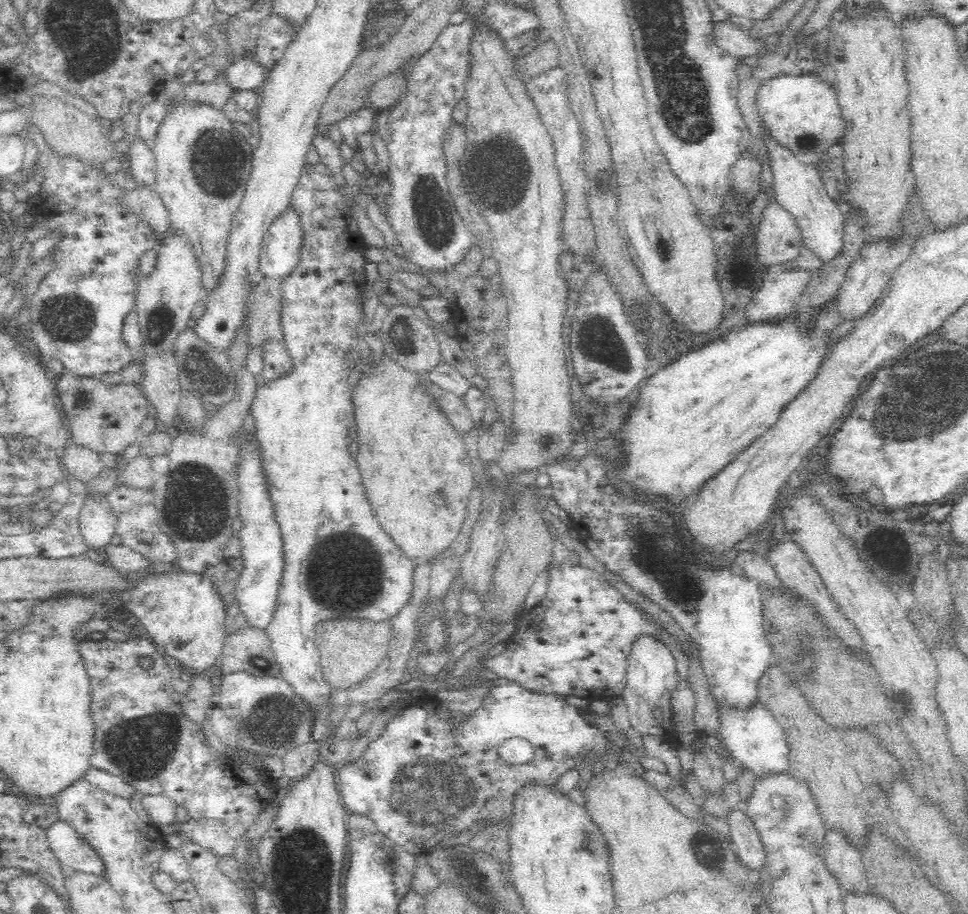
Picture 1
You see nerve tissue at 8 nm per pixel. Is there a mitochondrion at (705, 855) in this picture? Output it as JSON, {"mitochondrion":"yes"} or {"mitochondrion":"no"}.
{"mitochondrion":"yes"}

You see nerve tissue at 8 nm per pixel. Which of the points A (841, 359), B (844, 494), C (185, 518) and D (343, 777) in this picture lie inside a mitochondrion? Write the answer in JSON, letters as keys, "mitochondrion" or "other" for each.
{"A":"other","B":"other","C":"mitochondrion","D":"other"}

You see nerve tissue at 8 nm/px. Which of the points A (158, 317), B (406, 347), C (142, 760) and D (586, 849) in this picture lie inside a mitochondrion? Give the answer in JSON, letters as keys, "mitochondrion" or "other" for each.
{"A":"mitochondrion","B":"other","C":"mitochondrion","D":"mitochondrion"}

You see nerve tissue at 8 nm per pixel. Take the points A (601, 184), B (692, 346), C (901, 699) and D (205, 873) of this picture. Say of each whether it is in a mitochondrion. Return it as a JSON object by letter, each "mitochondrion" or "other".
{"A":"other","B":"other","C":"other","D":"other"}

